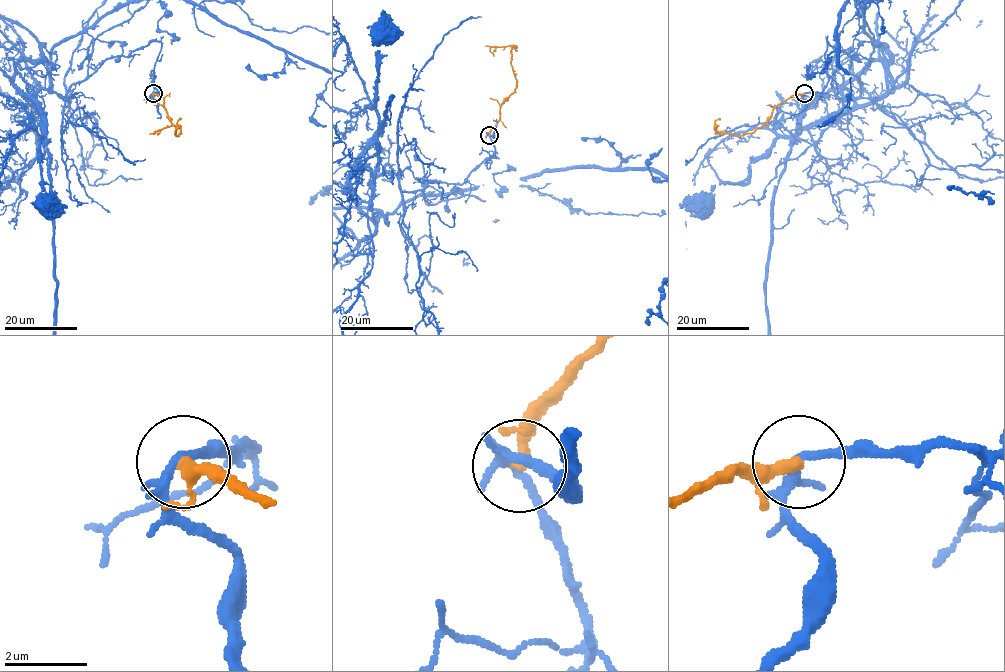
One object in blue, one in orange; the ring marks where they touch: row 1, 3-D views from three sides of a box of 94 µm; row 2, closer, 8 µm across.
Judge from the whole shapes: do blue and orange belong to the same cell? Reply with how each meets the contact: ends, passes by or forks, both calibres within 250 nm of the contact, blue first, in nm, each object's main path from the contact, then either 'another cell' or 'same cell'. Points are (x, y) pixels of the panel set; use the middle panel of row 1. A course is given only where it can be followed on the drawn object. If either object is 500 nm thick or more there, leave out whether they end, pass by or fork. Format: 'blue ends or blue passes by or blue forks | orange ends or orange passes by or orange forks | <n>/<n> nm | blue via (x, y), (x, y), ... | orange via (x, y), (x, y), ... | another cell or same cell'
blue forks | orange ends | 180/320 nm | blue via (489, 135), (497, 158), (460, 184), (402, 191), (386, 173), (371, 185), (385, 31) | orange via (489, 135), (498, 121), (500, 107), (517, 84), (511, 46), (491, 46), (493, 56) | another cell

